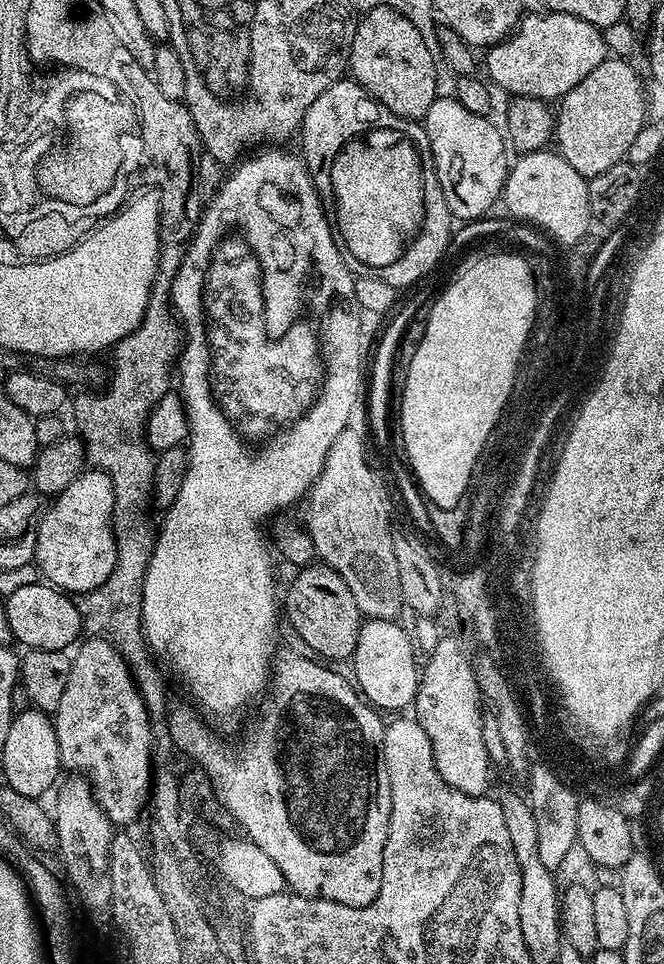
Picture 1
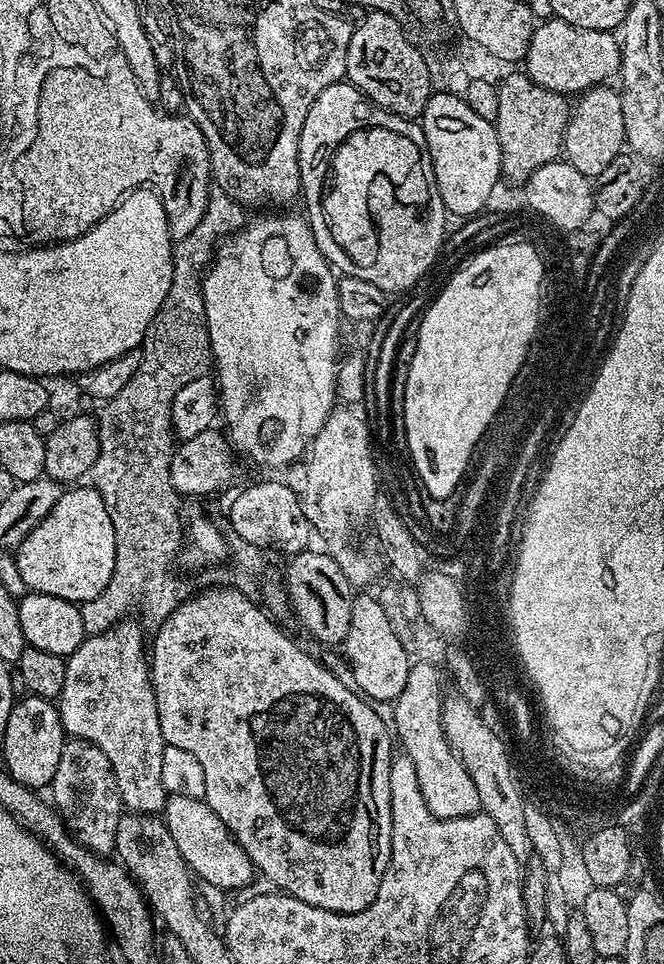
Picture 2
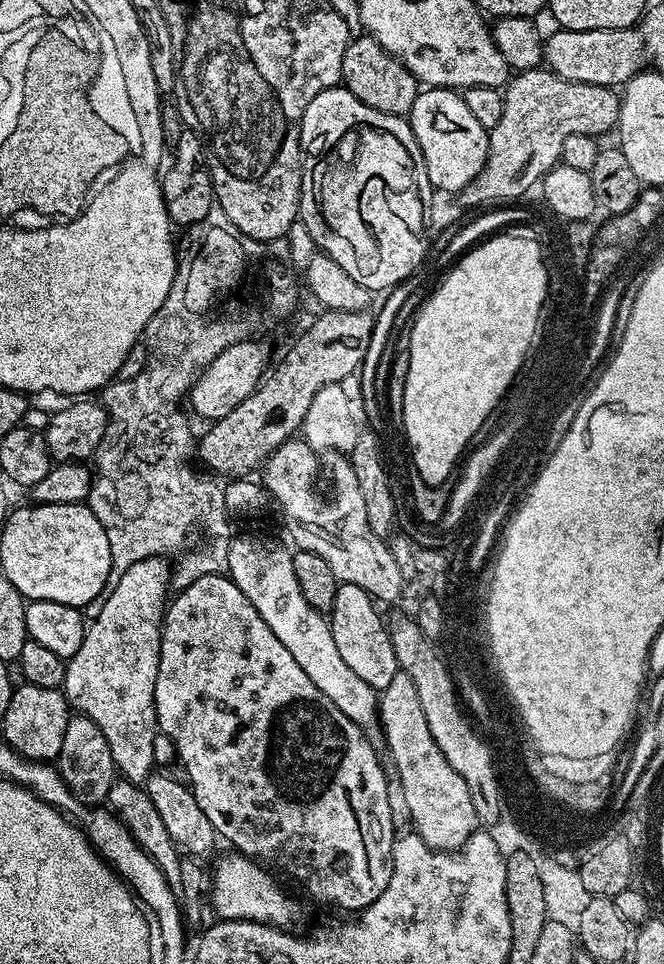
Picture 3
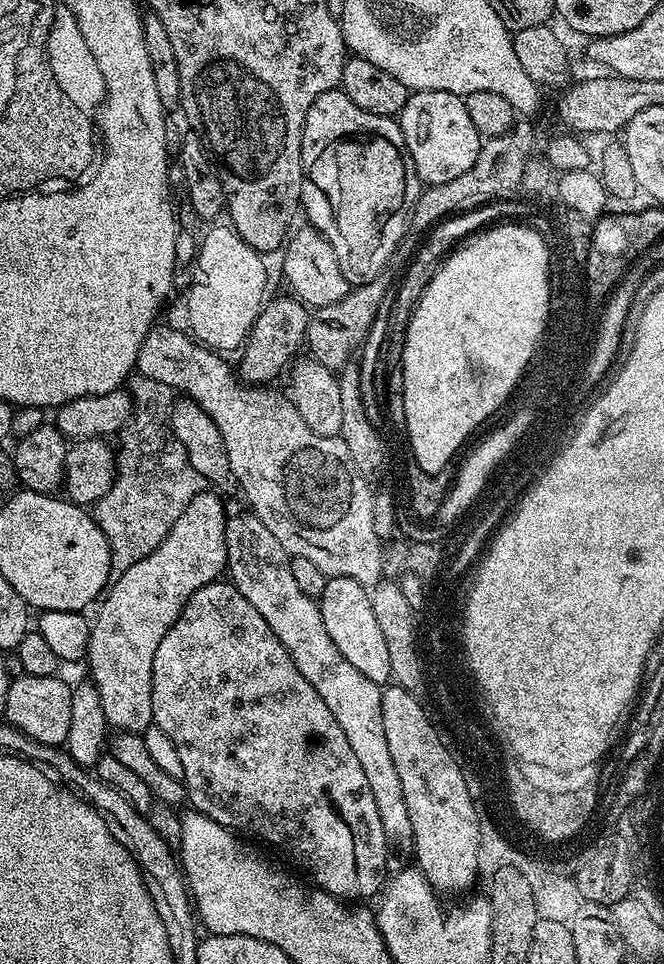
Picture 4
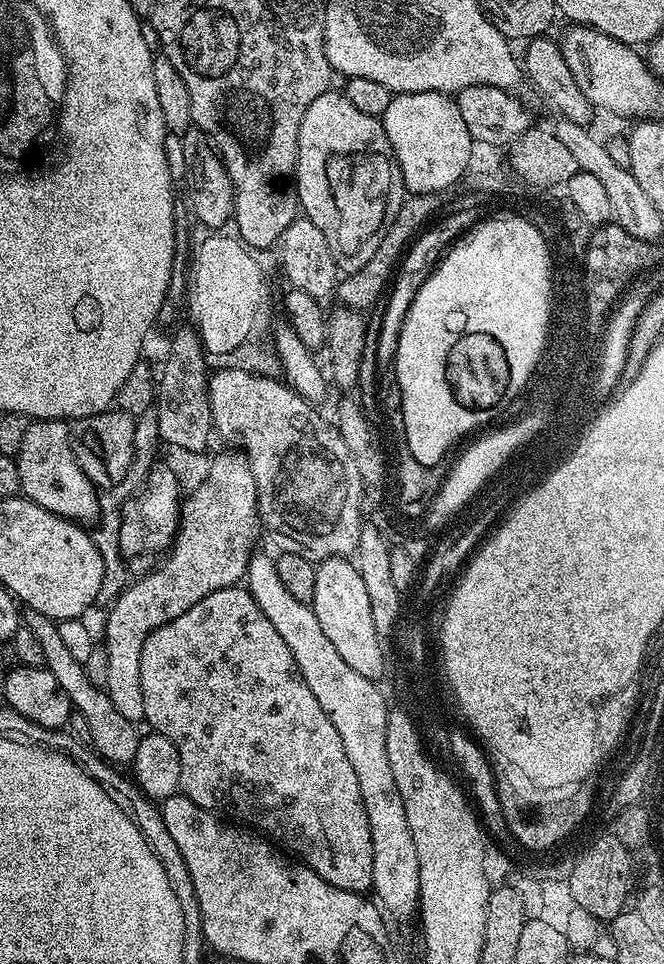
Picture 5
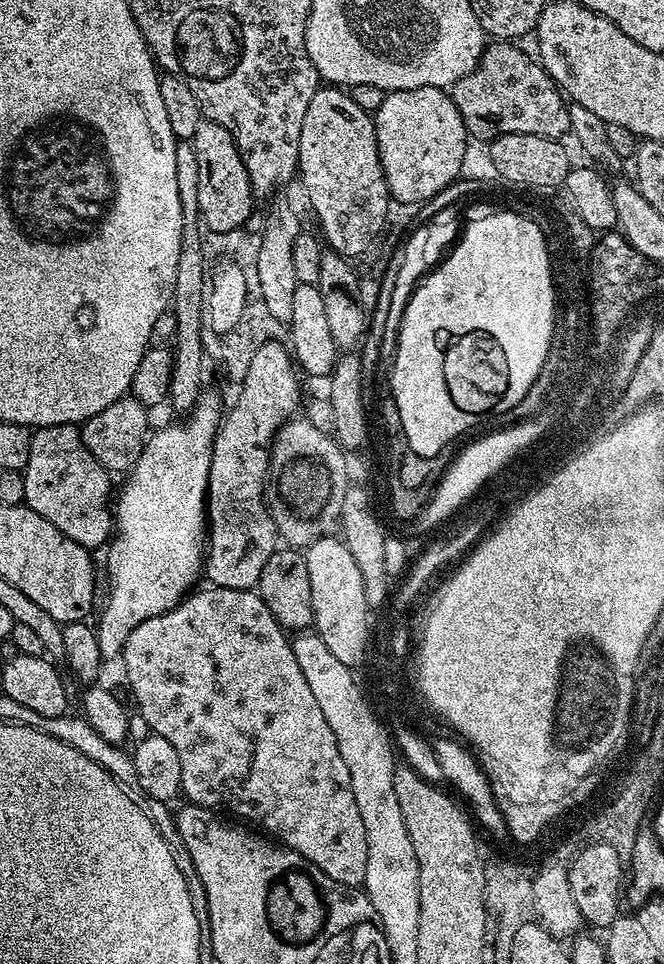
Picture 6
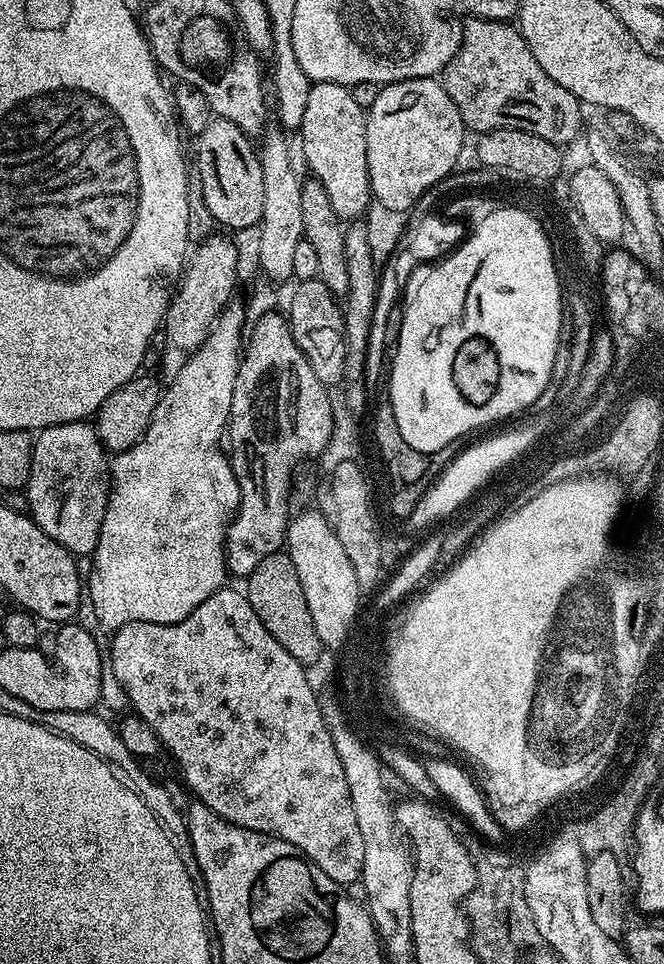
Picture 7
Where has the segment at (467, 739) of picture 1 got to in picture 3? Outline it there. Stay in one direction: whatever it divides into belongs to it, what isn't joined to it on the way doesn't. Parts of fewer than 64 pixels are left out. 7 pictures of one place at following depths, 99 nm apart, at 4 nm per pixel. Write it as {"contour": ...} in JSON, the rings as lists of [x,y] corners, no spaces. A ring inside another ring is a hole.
{"contour":[[[396,672],[390,686],[382,689],[378,696],[378,715],[382,725],[382,740],[388,743],[388,752],[392,755],[392,764],[396,767],[396,776],[400,779],[400,788],[404,791],[404,804],[412,815],[415,835],[421,836],[430,847],[437,852],[454,852],[463,848],[466,841],[477,831],[478,823],[472,791],[466,782],[462,782],[462,774],[446,762],[446,754],[438,750],[438,742],[434,742],[434,734],[430,734],[430,726],[426,726],[426,713],[422,711],[422,702],[418,700],[418,686],[405,672]]]}

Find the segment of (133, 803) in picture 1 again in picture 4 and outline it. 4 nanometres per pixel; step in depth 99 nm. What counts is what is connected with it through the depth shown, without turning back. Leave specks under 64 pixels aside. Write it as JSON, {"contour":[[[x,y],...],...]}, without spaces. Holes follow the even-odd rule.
{"contour":[[[203,490],[198,493],[174,522],[165,540],[141,561],[134,562],[130,569],[119,573],[99,601],[100,613],[96,620],[94,616],[91,621],[92,633],[88,639],[86,665],[92,671],[90,680],[102,698],[102,710],[109,725],[121,733],[140,734],[145,731],[144,727],[152,724],[154,654],[162,638],[166,638],[170,626],[174,626],[182,614],[186,602],[190,602],[190,598],[202,590],[202,586],[217,583],[225,575],[228,566],[228,516],[222,501],[215,491]]]}

